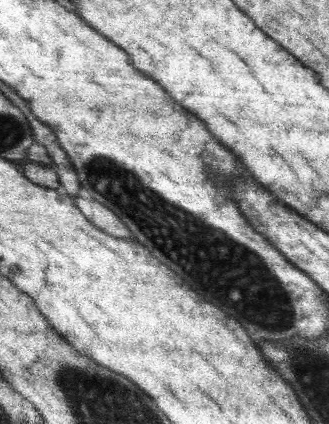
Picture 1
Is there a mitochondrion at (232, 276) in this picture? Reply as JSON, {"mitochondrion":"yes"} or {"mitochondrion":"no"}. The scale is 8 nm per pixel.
{"mitochondrion":"yes"}

